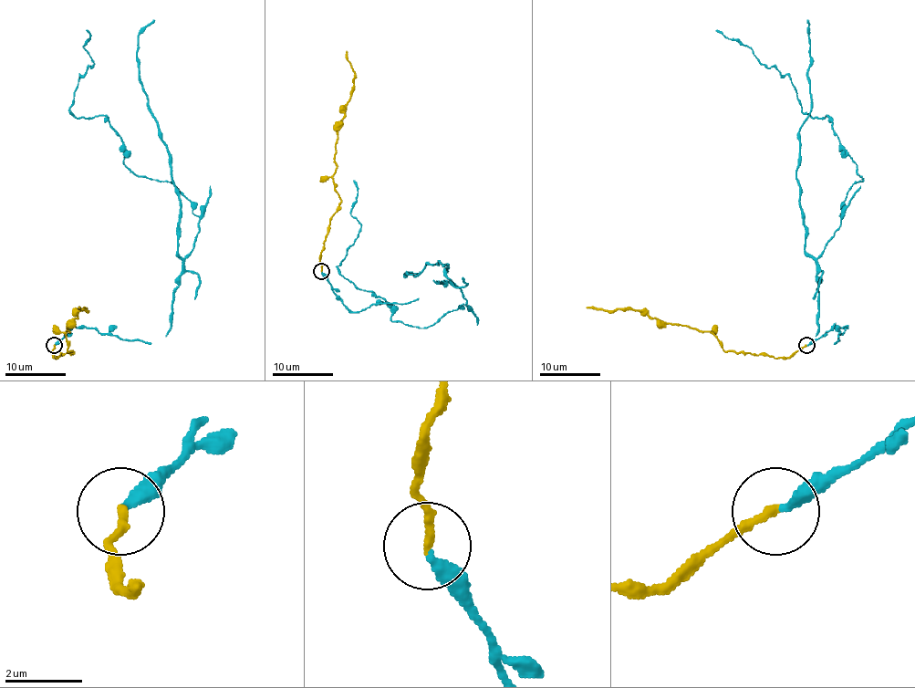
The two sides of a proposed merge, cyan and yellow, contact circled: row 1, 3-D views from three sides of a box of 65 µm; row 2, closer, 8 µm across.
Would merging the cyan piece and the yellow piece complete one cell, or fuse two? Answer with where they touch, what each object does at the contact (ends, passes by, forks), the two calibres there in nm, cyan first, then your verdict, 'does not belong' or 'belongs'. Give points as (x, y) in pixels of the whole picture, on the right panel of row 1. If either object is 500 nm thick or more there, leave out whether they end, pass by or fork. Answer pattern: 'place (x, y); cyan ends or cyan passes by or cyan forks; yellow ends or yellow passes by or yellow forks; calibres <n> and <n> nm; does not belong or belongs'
place (806, 345); cyan ends; yellow ends; calibres 280 and 240 nm; belongs

